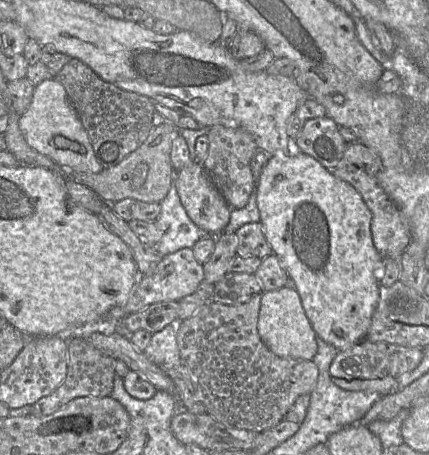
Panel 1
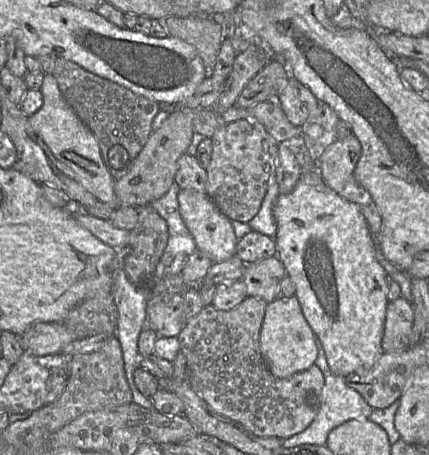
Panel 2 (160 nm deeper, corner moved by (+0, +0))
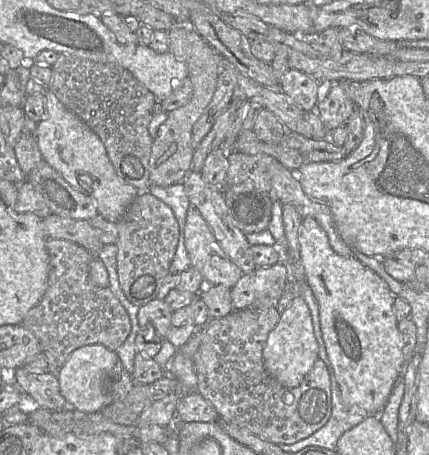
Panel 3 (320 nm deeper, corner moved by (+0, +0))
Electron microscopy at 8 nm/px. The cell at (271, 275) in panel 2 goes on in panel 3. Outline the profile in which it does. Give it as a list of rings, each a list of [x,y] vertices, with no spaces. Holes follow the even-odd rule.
[[[280,262],[256,267],[252,272],[243,274],[231,289],[233,310],[245,309],[259,298],[278,298],[287,281],[287,268]]]

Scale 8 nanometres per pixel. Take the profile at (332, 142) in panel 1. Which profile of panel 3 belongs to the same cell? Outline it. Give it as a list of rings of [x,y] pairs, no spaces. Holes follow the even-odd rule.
[[[332,82],[327,95],[318,101],[315,112],[319,115],[328,131],[346,122],[353,113],[355,104],[349,97],[342,83]]]

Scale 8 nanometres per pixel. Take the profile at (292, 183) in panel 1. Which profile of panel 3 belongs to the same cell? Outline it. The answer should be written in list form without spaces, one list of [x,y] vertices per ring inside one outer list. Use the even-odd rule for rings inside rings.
[[[312,217],[303,218],[299,229],[299,261],[304,269],[306,283],[319,305],[322,337],[341,399],[350,411],[366,416],[378,416],[392,393],[403,364],[402,341],[397,328],[394,309],[395,295],[387,283],[354,255],[344,257],[330,246],[326,232]]]

